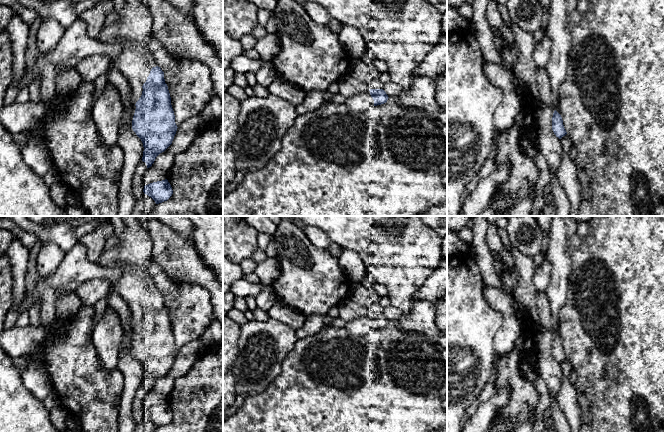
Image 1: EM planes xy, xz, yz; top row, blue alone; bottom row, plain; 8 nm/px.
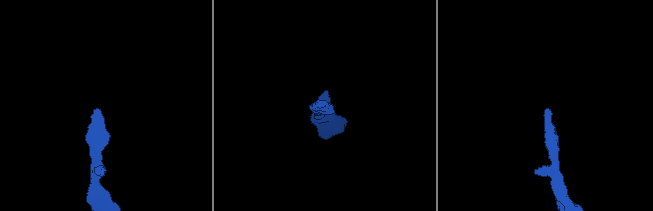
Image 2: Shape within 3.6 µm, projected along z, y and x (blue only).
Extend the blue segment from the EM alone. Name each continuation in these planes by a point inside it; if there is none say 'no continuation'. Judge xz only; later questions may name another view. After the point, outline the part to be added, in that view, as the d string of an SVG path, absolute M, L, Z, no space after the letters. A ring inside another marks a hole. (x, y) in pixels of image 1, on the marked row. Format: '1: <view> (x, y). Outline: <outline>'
1: xz (360, 102). Outline: M370 91L359 93L348 97L345 104L351 111L362 112L367 111L374 106L374 100L370 95Z

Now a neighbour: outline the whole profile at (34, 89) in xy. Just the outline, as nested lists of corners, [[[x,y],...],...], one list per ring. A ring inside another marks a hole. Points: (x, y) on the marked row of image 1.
[[[37,80],[31,83],[28,86],[29,94],[30,94],[30,101],[32,102],[41,102],[41,95],[40,95],[40,86]]]

